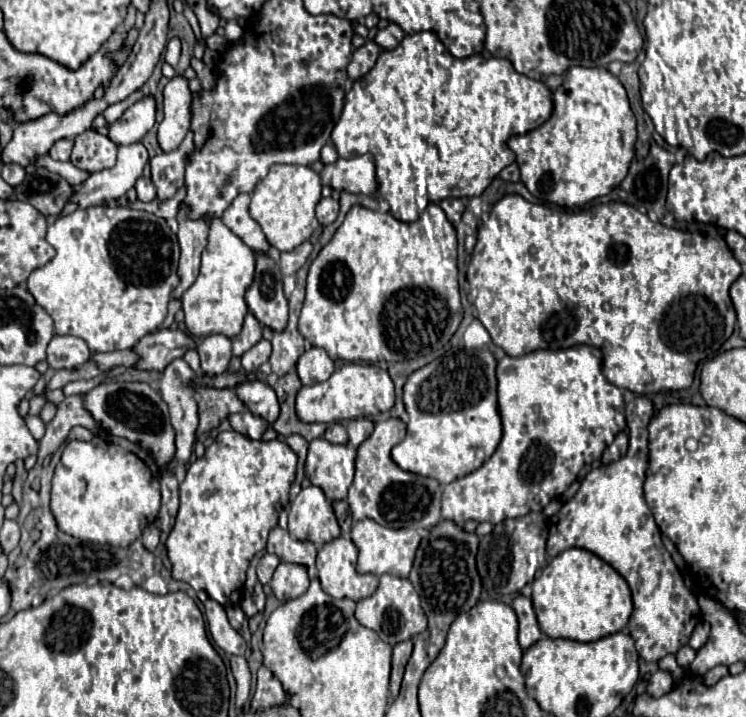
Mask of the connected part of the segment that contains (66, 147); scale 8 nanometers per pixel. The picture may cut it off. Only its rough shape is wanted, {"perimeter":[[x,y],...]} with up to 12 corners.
{"perimeter":[[60,139],[52,145],[50,157],[68,161],[72,141]]}

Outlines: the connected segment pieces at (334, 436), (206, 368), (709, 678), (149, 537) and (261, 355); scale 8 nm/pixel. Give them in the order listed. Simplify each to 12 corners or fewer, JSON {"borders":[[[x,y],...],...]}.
{"borders":[[[330,423],[324,439],[330,443],[348,443],[342,423]],[[208,335],[198,343],[202,371],[228,369],[232,343],[226,335]],[[714,667],[704,675],[704,685],[712,687],[728,675],[728,667]],[[156,525],[142,531],[142,545],[154,551],[160,543]],[[262,339],[242,355],[250,373],[270,359],[270,341]]]}

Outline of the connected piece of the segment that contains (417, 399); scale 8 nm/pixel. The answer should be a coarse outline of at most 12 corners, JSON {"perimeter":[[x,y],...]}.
{"perimeter":[[450,349],[404,385],[392,449],[442,485],[502,439],[496,359]]}

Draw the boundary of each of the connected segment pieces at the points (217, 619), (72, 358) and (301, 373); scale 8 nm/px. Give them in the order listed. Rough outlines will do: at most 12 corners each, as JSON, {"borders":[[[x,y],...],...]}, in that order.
{"borders":[[[214,599],[204,603],[214,643],[228,655],[244,653],[246,641]],[[54,335],[48,345],[52,369],[76,369],[92,351],[80,337]],[[320,347],[302,353],[296,365],[304,385],[326,381],[334,361]]]}

